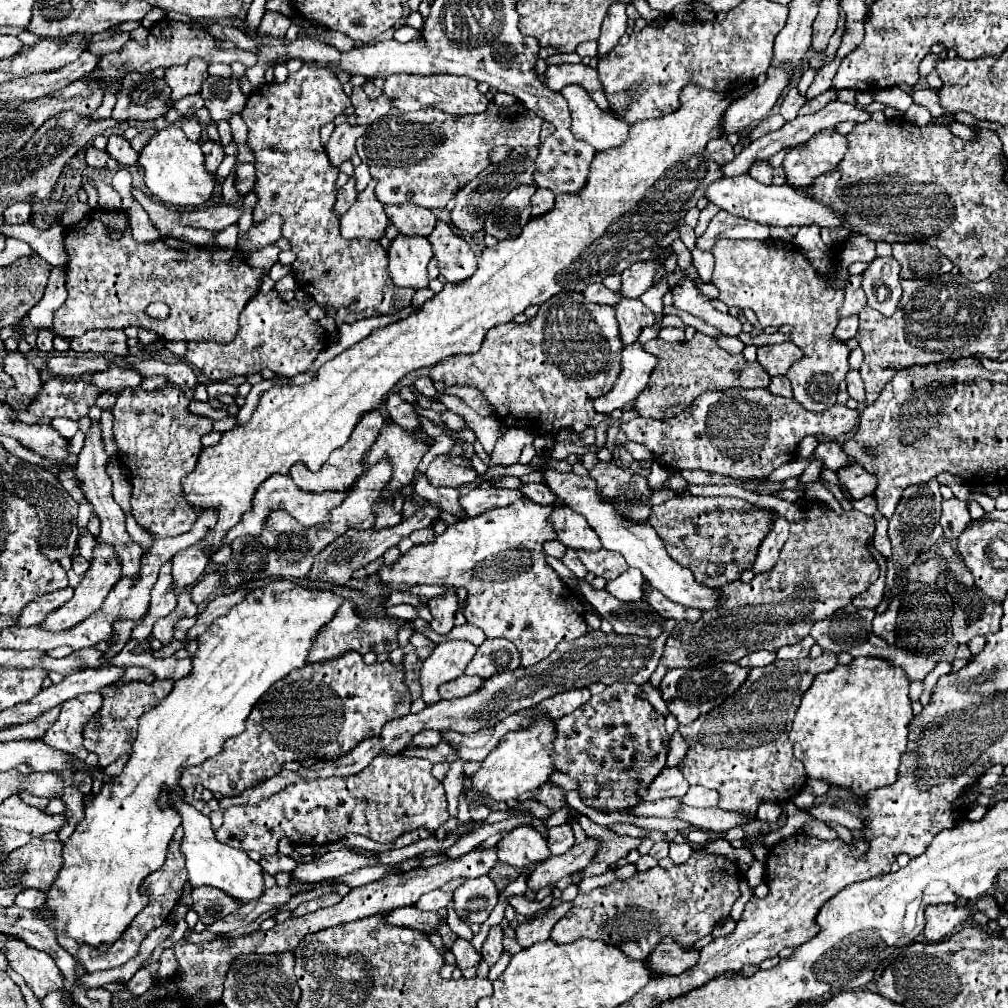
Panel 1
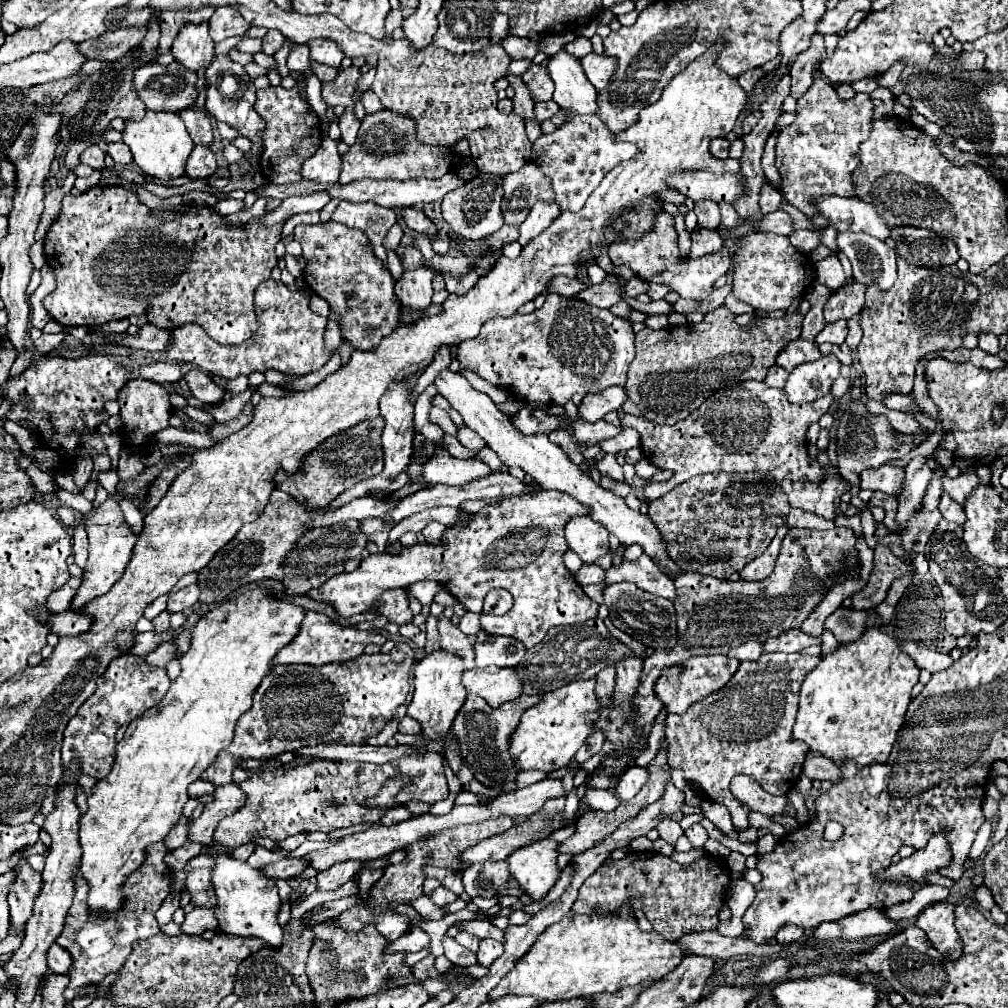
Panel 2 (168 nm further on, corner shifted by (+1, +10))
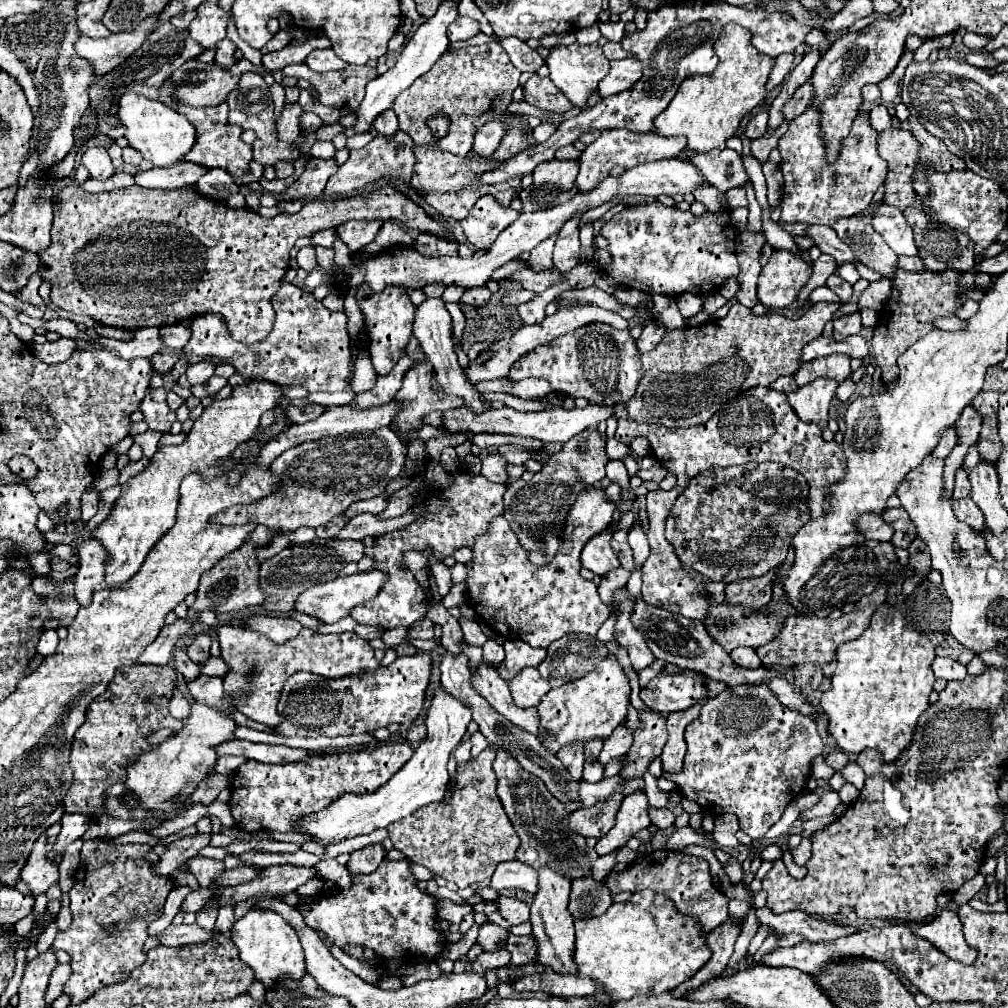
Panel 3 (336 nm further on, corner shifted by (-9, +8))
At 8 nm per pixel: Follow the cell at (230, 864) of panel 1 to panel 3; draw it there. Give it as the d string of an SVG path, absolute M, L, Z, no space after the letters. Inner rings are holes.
M250 909L234 927L232 941L240 949L240 959L254 971L256 981L264 985L264 989L272 989L280 979L300 981L306 975L304 967L304 951L302 945L284 919L274 911L256 911Z

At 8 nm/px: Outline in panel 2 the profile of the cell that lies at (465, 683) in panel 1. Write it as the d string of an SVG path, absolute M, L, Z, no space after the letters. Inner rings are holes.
M484 667L484 669L470 669L462 673L462 685L468 693L480 695L488 705L500 707L506 701L520 697L522 683L516 677L512 667Z

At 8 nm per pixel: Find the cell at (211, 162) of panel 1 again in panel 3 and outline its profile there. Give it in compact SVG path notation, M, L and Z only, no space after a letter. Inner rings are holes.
M176 163L168 169L138 171L134 175L136 185L146 189L178 189L180 185L194 185L206 173L204 167L192 163Z

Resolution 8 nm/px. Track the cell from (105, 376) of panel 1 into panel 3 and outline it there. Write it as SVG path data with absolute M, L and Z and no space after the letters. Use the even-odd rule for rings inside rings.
M200 361L196 365L188 365L186 375L188 375L188 379L190 379L192 385L198 385L198 383L208 381L214 375L214 369L216 369L216 363L212 363L212 361Z

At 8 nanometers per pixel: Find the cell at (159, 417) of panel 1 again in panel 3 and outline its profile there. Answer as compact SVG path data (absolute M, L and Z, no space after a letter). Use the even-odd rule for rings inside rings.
M148 389L144 401L140 403L140 411L144 413L144 421L150 431L168 431L176 421L174 411L170 411L166 403L166 389Z

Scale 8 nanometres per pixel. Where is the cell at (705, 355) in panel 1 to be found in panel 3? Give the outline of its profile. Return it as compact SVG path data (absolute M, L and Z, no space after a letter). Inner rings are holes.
M832 274L826 286L840 298L840 303L816 303L808 309L800 319L788 319L780 313L766 313L754 315L748 307L734 303L724 319L714 319L698 327L684 327L684 329L668 329L662 341L650 353L642 355L642 369L644 377L636 389L636 395L628 401L626 409L630 419L638 423L654 423L664 427L692 427L706 423L728 399L734 395L762 385L770 387L782 375L794 375L800 367L800 353L804 345L822 335L824 323L832 319L836 309L850 300L853 294L852 285Z

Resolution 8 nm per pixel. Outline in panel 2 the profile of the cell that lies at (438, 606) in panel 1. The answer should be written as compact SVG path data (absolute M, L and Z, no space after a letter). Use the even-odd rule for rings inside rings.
M440 615L438 617L438 631L440 631L442 647L446 651L454 651L454 653L462 655L464 669L472 669L474 667L474 649L472 649L472 643L468 641L468 637L460 631L460 627L454 625L450 619L446 619L444 615Z

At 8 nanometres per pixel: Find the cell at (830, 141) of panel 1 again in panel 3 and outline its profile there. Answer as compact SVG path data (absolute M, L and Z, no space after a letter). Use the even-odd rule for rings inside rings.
M808 107L798 119L794 119L778 141L778 149L782 155L780 169L784 173L784 195L782 195L782 215L778 225L786 223L818 223L818 225L834 225L840 217L862 213L876 189L886 179L886 161L878 155L876 147L878 133L870 127L868 115L860 115L854 119L850 135L844 139L844 147L840 159L836 163L828 163L824 157L824 141L820 137L820 113L816 107Z

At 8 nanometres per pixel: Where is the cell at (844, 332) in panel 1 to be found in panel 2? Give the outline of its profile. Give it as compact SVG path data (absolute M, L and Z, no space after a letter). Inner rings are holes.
M840 319L838 323L828 323L828 325L816 335L816 343L834 343L834 345L840 345L840 343L844 343L846 335L848 335L846 319Z

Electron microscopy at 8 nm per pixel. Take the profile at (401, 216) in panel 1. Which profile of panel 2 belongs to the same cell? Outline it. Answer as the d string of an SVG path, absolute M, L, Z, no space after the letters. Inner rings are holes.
M402 207L402 219L404 223L418 233L426 233L426 235L434 235L436 233L436 225L424 215L424 211L416 209L416 207Z

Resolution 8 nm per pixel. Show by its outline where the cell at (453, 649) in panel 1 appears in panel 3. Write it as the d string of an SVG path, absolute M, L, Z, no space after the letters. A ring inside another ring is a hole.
M438 689L432 699L428 717L426 717L428 735L418 745L412 759L398 773L394 773L390 781L386 781L380 789L376 789L376 793L366 793L366 795L344 793L330 807L318 813L312 813L308 817L302 817L300 827L298 827L300 833L310 837L314 843L320 843L322 847L328 847L336 841L358 837L358 835L368 835L380 827L388 827L390 823L408 817L410 813L414 813L416 809L432 801L442 801L448 781L450 781L446 763L452 751L464 739L466 727L470 721L472 721L472 711L466 705L462 705L456 697L448 695L444 689Z

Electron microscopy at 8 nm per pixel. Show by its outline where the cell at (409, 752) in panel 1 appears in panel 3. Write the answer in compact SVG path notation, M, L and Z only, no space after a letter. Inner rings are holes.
M224 741L216 753L222 755L244 755L248 759L260 761L260 763L288 763L288 761L300 761L304 759L310 751L306 749L292 749L284 745L256 745L250 741Z

